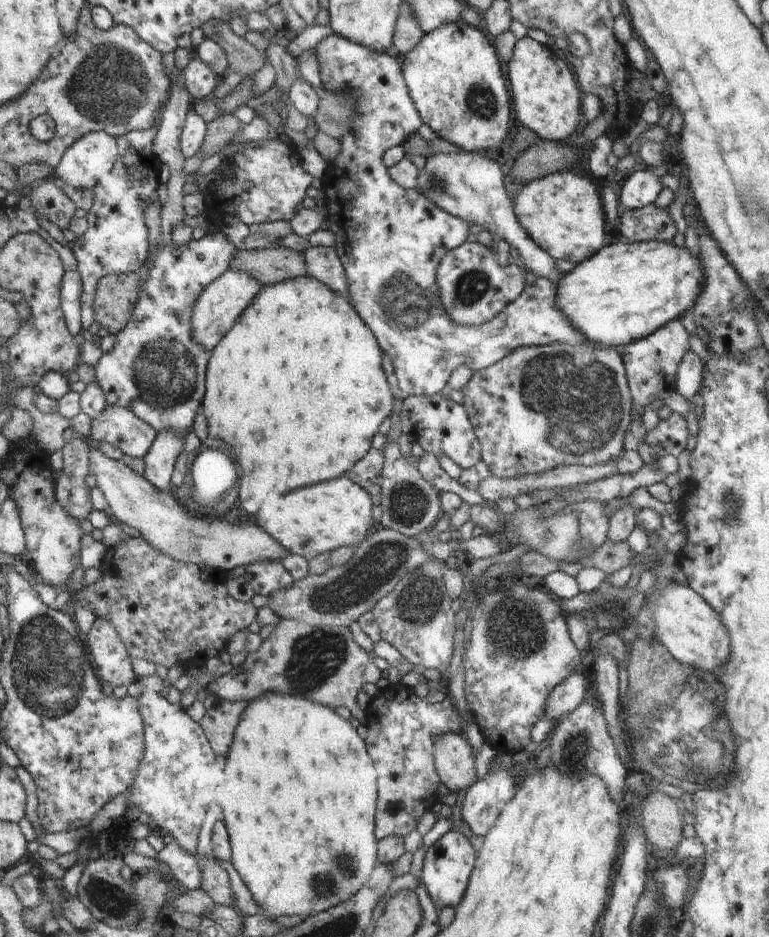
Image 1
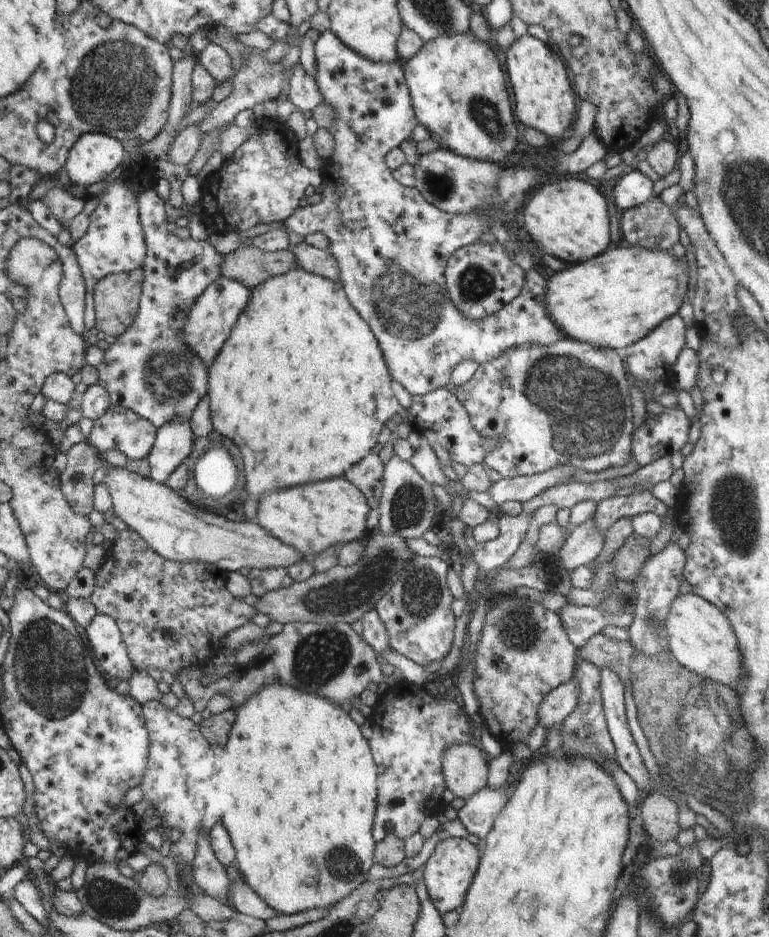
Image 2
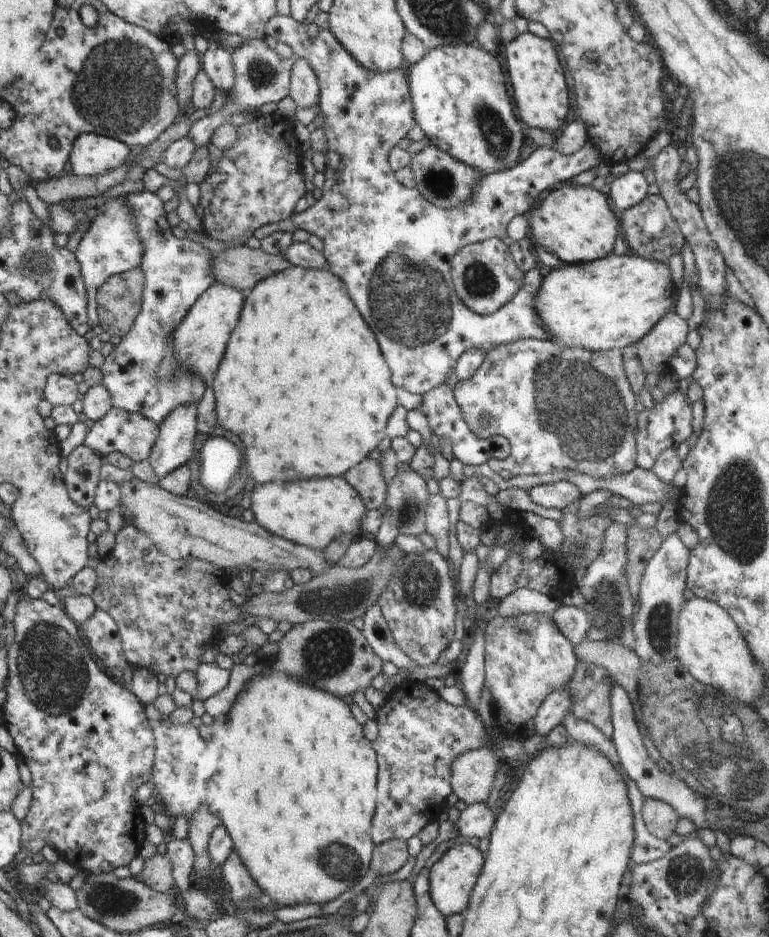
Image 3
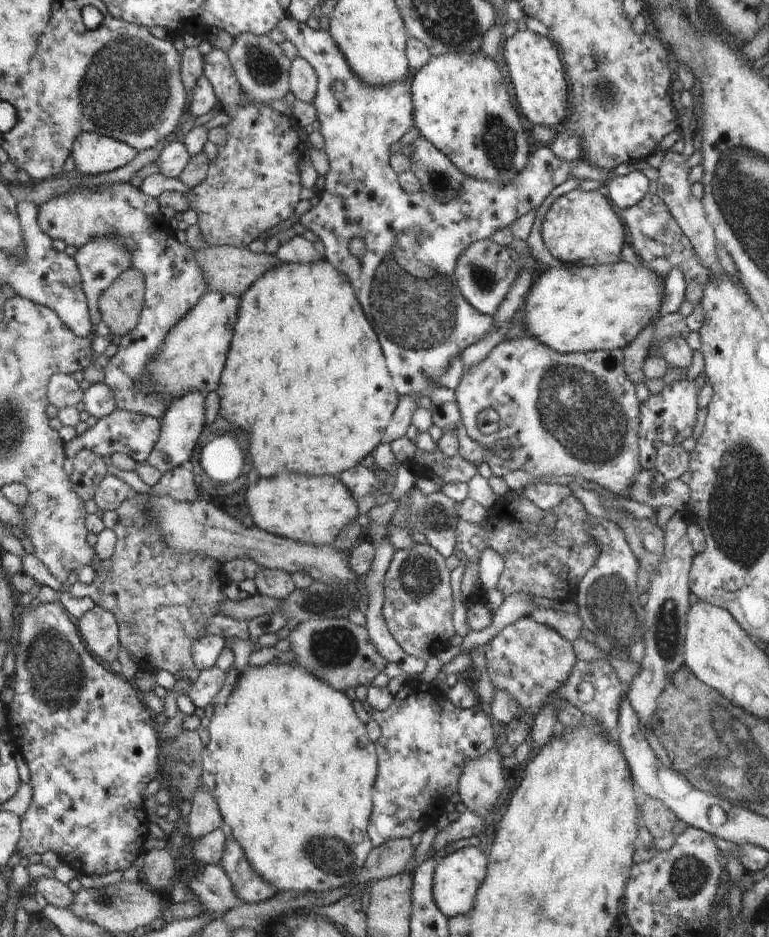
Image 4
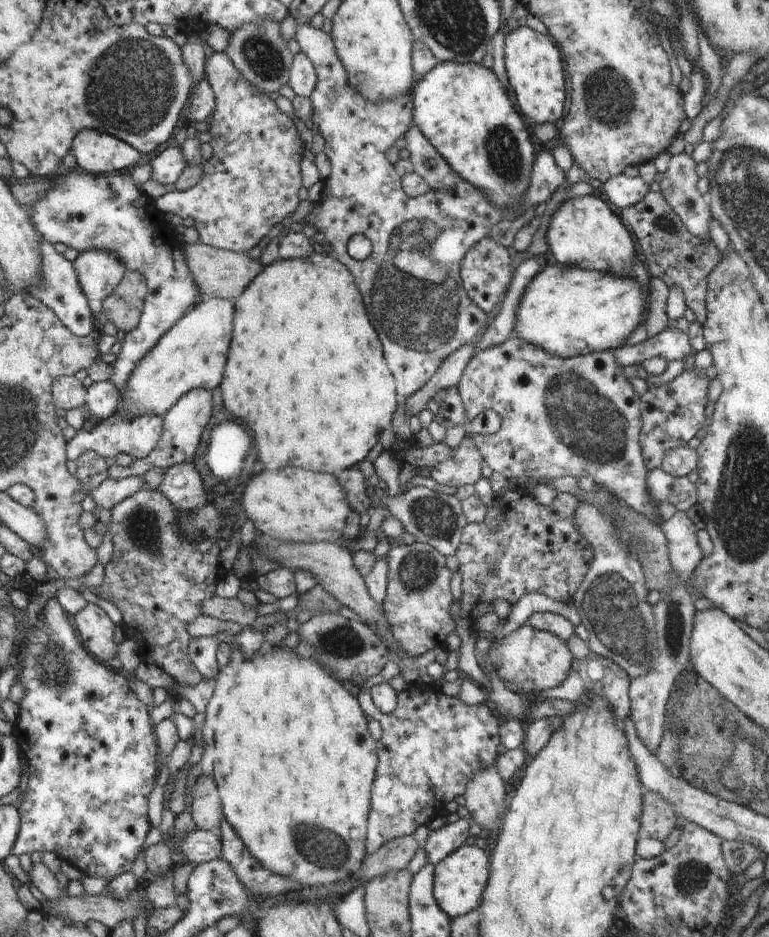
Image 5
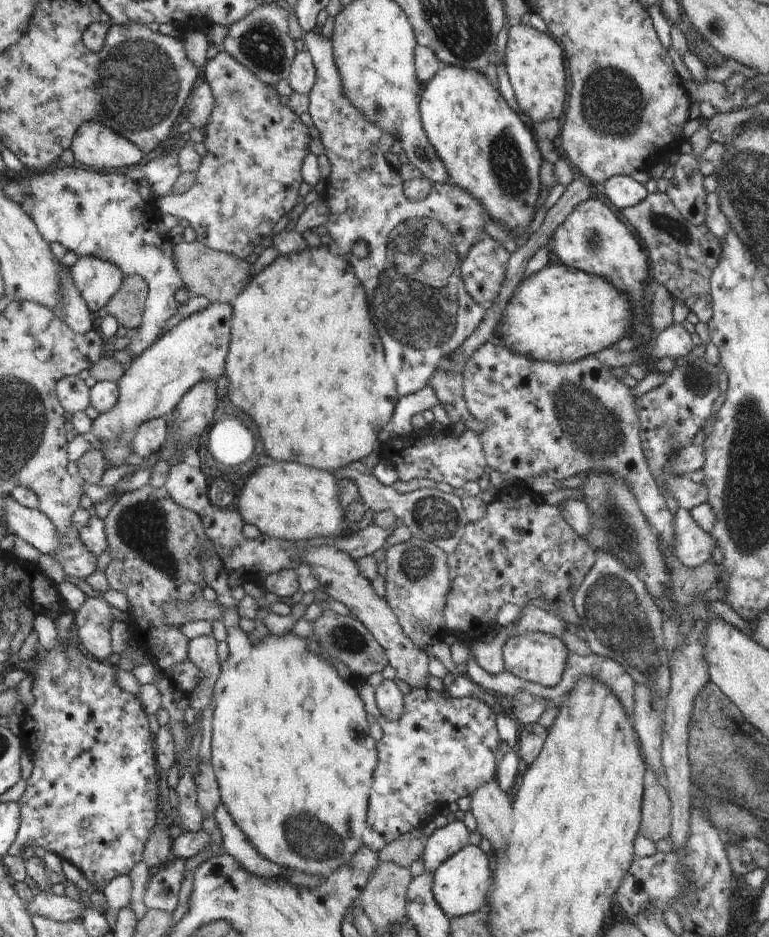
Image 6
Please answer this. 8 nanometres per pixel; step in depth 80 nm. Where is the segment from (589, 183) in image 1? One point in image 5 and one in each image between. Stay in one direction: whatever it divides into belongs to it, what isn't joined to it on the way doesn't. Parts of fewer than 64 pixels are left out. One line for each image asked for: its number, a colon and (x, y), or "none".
2: (568, 219)
3: (574, 222)
4: (581, 227)
5: (584, 232)

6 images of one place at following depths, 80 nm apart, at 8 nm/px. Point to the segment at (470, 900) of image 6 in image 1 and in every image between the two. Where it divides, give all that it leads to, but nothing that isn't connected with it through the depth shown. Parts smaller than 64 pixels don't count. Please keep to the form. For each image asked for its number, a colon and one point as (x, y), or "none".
1: (448, 863)
2: (449, 871)
3: (452, 878)
4: (457, 876)
5: (459, 880)

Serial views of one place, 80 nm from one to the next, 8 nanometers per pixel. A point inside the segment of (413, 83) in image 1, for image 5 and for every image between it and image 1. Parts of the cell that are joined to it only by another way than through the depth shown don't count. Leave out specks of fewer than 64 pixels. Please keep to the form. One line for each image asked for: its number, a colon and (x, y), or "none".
2: (457, 88)
3: (459, 97)
4: (461, 105)
5: (463, 110)

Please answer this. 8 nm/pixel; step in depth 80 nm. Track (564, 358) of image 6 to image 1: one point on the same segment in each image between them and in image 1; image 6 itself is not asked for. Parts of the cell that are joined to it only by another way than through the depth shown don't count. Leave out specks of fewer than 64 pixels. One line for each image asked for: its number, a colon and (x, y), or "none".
1: (626, 291)
2: (611, 301)
3: (611, 303)
4: (577, 308)
5: (567, 311)

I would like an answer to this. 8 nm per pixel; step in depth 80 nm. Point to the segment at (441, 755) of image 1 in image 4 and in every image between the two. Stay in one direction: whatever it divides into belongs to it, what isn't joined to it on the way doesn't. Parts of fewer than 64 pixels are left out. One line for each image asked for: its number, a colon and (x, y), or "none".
2: (465, 767)
3: (474, 774)
4: (482, 780)

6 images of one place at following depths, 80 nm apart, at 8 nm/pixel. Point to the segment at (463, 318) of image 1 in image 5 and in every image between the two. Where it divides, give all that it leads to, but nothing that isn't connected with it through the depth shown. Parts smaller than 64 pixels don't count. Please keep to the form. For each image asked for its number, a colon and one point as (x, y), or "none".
2: (481, 278)
3: (484, 275)
4: (484, 273)
5: (486, 270)

